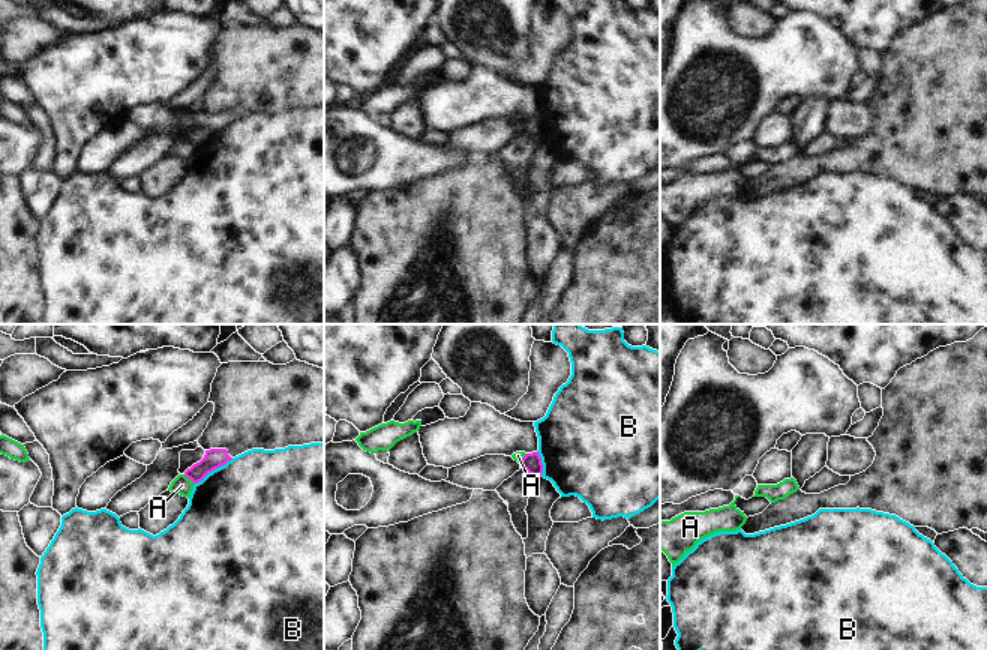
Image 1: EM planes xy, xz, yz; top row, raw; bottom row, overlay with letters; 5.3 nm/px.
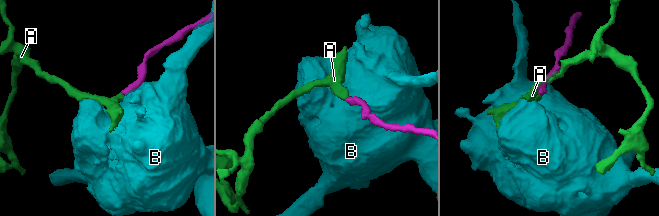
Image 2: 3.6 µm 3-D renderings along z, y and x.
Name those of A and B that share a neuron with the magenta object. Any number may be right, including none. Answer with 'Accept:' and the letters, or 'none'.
Accept: none

